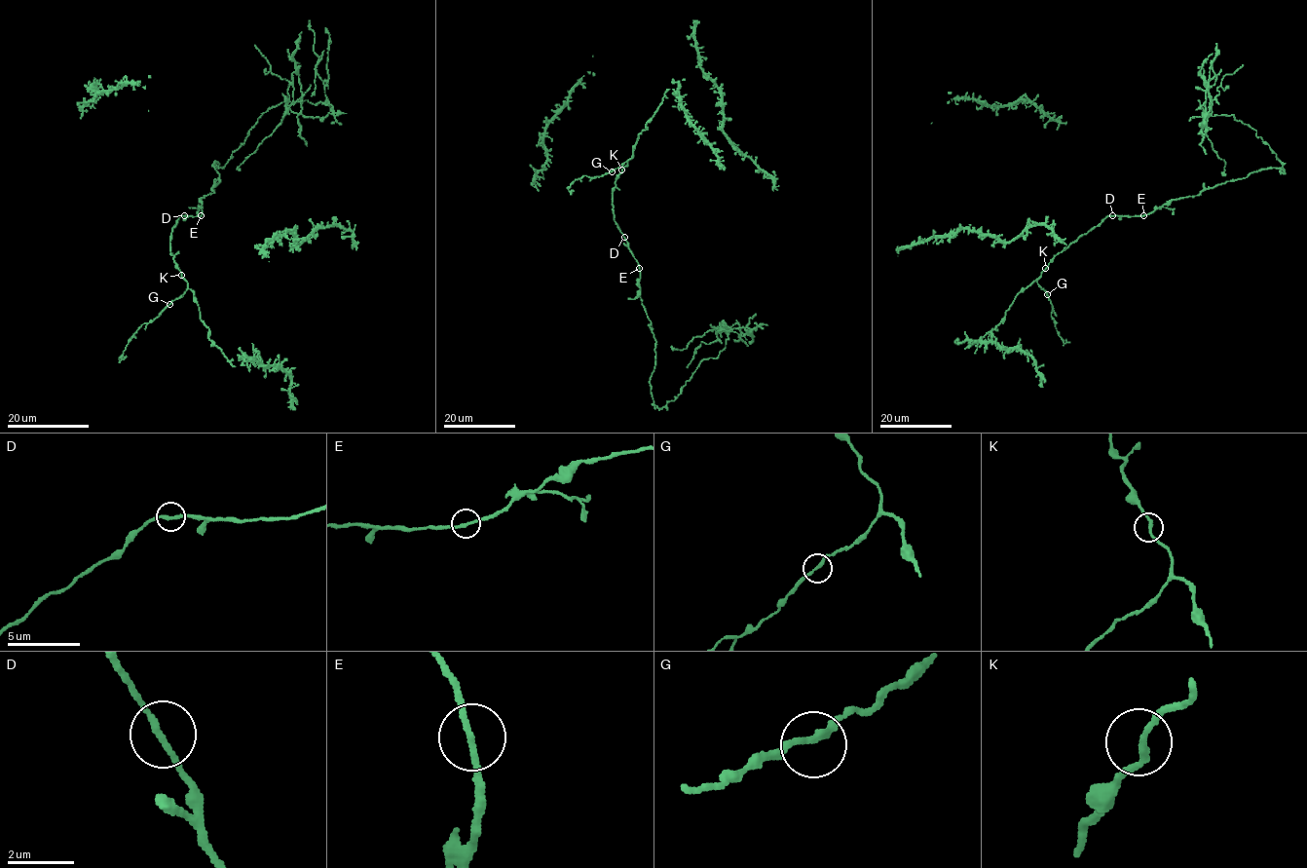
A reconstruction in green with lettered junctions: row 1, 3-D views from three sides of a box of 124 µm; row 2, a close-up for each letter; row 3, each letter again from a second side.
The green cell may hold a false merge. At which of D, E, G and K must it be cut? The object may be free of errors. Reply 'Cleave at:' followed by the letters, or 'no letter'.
Cleave at: E

